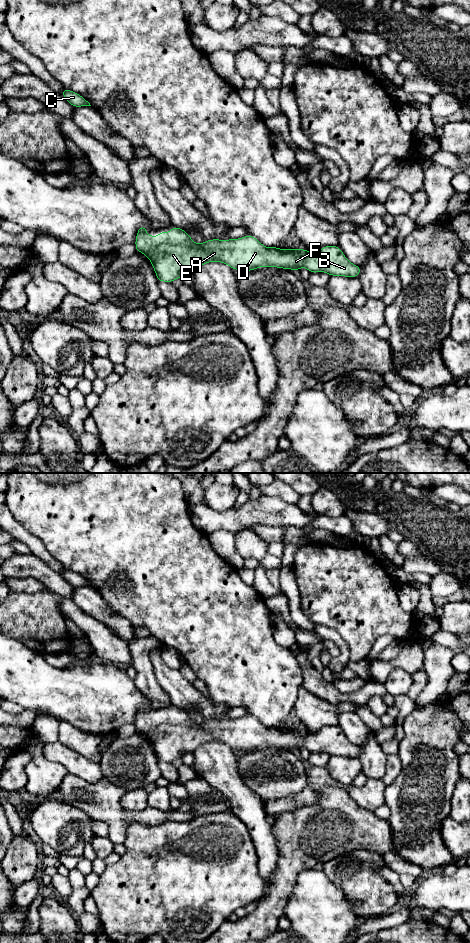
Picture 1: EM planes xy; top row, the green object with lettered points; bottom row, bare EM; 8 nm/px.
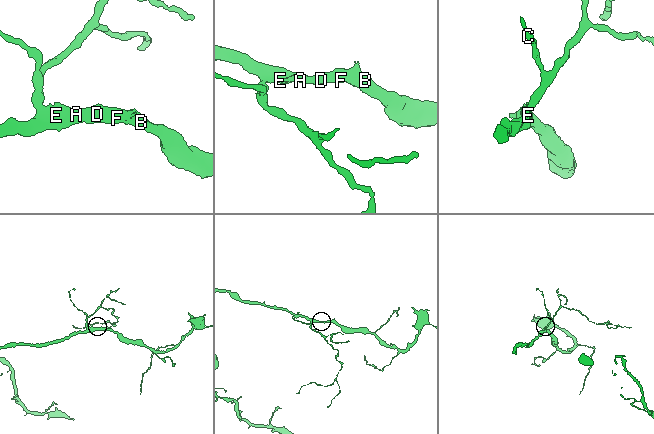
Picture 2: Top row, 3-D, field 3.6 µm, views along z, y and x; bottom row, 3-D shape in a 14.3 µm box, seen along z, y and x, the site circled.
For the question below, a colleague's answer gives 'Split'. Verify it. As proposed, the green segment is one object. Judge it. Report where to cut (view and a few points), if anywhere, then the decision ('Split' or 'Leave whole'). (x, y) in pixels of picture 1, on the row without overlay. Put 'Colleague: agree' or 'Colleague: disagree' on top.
Colleague: disagree
No split. Leave whole

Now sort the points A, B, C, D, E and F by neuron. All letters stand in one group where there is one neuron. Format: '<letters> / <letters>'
A B C D E F

